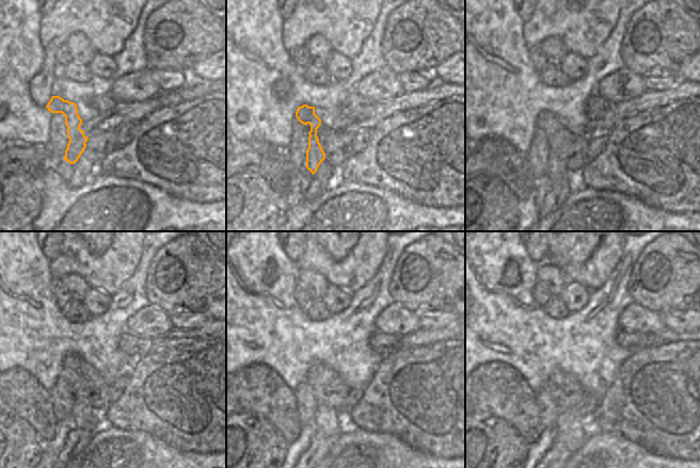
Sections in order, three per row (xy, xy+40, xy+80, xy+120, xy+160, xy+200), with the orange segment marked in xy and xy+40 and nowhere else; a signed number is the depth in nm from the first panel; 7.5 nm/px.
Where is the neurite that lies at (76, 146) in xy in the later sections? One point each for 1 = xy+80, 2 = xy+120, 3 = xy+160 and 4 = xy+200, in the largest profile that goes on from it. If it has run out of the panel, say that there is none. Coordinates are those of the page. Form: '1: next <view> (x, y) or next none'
1: next xy+80 (557, 171)
2: next xy+120 (84, 416)
3: next xy+160 (325, 419)
4: next xy+200 (569, 431)

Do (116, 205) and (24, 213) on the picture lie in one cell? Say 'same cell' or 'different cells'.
different cells

